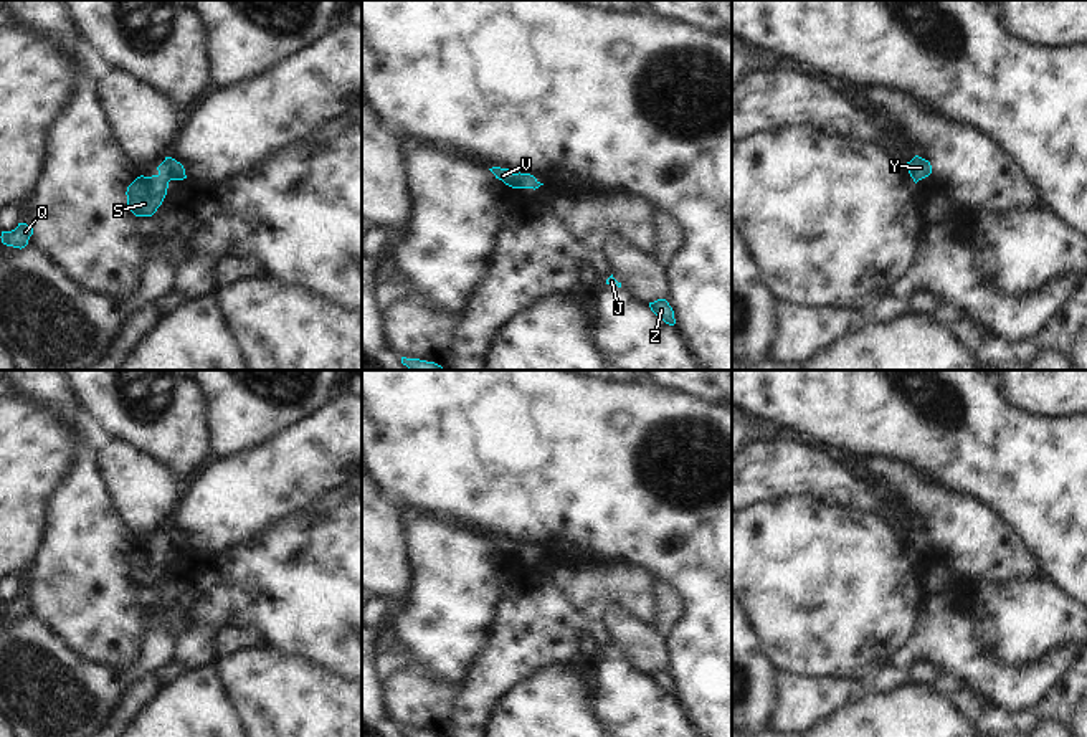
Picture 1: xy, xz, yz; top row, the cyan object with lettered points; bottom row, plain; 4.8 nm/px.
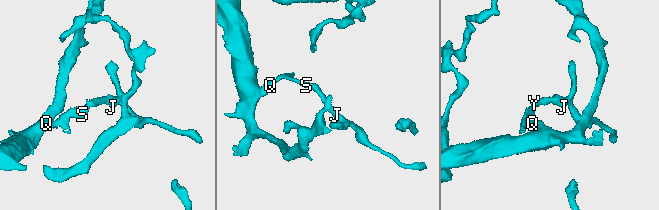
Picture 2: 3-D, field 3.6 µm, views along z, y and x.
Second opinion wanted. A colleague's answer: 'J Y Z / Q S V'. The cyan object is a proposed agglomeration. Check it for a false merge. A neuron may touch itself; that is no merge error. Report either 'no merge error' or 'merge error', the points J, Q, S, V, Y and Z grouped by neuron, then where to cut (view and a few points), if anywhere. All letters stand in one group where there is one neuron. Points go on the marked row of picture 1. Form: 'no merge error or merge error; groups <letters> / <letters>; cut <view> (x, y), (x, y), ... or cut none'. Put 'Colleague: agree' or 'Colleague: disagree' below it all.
no merge error; groups J Q S V Y Z; cut none
Colleague: disagree

